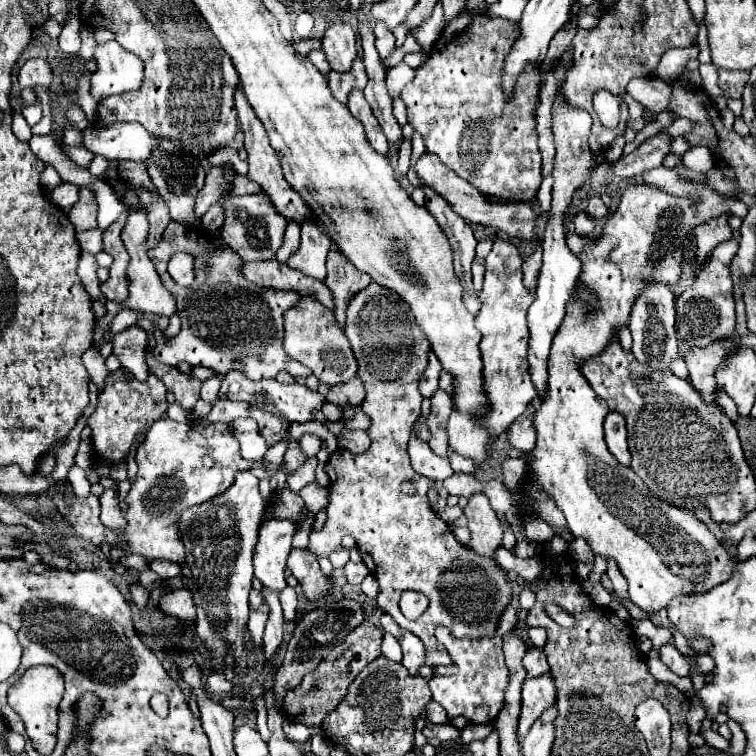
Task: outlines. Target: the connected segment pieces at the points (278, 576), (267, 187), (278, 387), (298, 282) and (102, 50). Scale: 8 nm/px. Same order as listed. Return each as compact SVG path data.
M270 519L260 525L254 549L254 577L268 589L282 591L286 587L284 567L292 549L296 527L292 521Z
M240 89L234 95L234 99L236 99L236 109L238 109L238 121L240 121L242 129L244 129L244 147L248 151L248 165L250 165L248 177L262 187L262 191L274 201L274 205L278 207L278 211L288 221L296 221L298 225L302 225L304 221L316 221L318 223L318 219L314 217L314 213L310 213L310 207L302 201L302 197L298 197L298 193L294 193L294 189L290 189L288 181L282 177L282 169L278 165L278 159L274 157L274 151L270 149L266 131L262 129L262 123L258 121L258 117L254 117L254 111L250 109L250 103L246 101L246 97L244 97L244 93Z
M228 373L222 379L222 387L220 387L220 399L232 399L232 401L246 401L250 407L268 411L280 419L286 419L290 423L306 423L306 421L314 421L314 413L322 411L326 399L320 391L310 391L306 385L300 383L278 383L276 379L262 379L262 381L250 381L248 377L244 377L242 373Z
M276 259L270 261L256 261L256 263L242 263L242 275L258 285L258 287L268 287L268 289L292 289L298 291L302 295L314 297L316 301L320 301L322 305L326 305L330 309L330 289L320 283L314 281L310 277L306 277L304 273L298 273L294 269L290 269L284 263L278 263Z
M118 43L96 45L94 59L98 63L92 75L92 95L96 101L102 101L106 95L134 91L142 85L142 61Z

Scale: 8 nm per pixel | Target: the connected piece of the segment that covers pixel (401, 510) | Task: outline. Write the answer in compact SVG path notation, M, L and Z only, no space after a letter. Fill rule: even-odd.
M370 283L362 293L356 293L346 309L346 327L344 333L352 343L352 351L358 361L358 377L362 379L366 387L366 399L362 403L362 411L372 419L372 427L368 431L372 439L372 447L364 455L354 455L346 449L336 449L330 455L330 461L326 463L326 473L330 477L330 505L328 505L328 519L320 531L310 533L308 551L312 551L318 557L328 557L334 549L340 547L344 535L352 535L358 543L360 555L370 569L370 573L380 583L380 595L376 599L378 607L384 613L390 613L394 621L402 627L412 631L426 647L426 665L448 665L450 657L446 649L436 641L434 631L438 625L448 627L454 637L492 637L496 633L498 617L504 611L506 605L512 601L512 585L506 581L506 571L492 561L486 561L486 557L478 557L476 553L466 551L450 531L450 527L430 509L428 503L428 491L434 487L434 481L418 475L408 457L408 439L414 421L420 417L420 405L422 395L418 393L418 381L428 365L428 349L430 341L416 325L416 319L402 297L398 297L394 291L380 287L378 283ZM412 479L416 485L416 495L408 497L400 491L400 485ZM406 589L414 589L424 593L430 599L428 609L414 621L408 621L400 607L400 595Z

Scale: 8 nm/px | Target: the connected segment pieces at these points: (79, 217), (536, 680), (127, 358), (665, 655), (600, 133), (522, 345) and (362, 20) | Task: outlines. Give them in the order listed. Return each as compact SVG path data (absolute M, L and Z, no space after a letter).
M79 187L79 200L68 212L76 232L98 228L96 191L92 187Z
M550 673L540 677L530 677L522 687L522 713L518 725L518 739L526 737L532 723L556 703L556 683Z
M132 325L122 333L114 335L112 345L114 345L114 355L122 363L122 369L132 373L138 381L146 381L150 375L146 365L146 355L144 355L146 331Z
M670 643L668 645L662 645L660 647L660 659L678 677L690 677L690 665L688 665L688 661L684 659L684 655L674 645L670 645Z
M622 101L622 121L618 123L616 129L606 129L604 125L600 125L600 121L594 121L592 135L590 135L590 149L596 151L596 153L604 151L614 141L614 137L618 137L620 133L624 133L626 121L628 121L628 105Z
M496 239L484 265L486 265L484 289L478 295L482 309L480 315L476 317L476 329L482 335L478 347L484 361L482 379L490 411L482 417L476 417L476 423L470 423L470 415L460 413L454 407L446 427L450 449L466 459L472 459L476 465L482 465L488 459L488 447L492 439L506 433L514 423L514 419L526 411L528 403L534 397L538 397L534 383L530 379L530 365L528 365L530 331L526 323L526 313L534 297L528 293L528 289L522 283L522 257L512 243Z
M358 9L356 13L358 17L358 31L362 35L362 49L364 49L364 65L366 65L366 73L368 73L368 85L364 89L364 97L370 103L384 135L388 137L388 143L392 147L398 147L402 141L402 129L392 113L392 99L386 91L384 79L386 79L386 71L380 65L380 57L378 51L374 47L374 35L372 35L372 21L366 19L364 11Z

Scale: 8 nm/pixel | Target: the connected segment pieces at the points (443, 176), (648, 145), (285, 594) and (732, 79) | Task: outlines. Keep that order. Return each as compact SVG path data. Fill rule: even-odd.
M424 151L412 165L418 181L422 185L428 185L434 193L438 193L440 197L444 197L448 201L448 205L460 215L464 217L464 221L468 223L482 223L482 225L490 225L496 227L512 237L524 237L524 239L532 239L534 237L534 229L536 229L536 215L532 211L532 207L528 203L490 203L488 197L478 195L478 191L472 189L472 185L468 181L462 181L454 171L446 169L446 165L442 165L442 161L434 155Z
M654 135L654 137L646 139L634 153L620 157L612 165L612 171L618 179L636 179L646 169L660 167L664 155L668 155L668 153L670 153L670 137Z
M286 587L282 593L280 593L280 605L282 605L282 611L284 611L284 621L292 623L296 619L296 591L292 587Z
M726 69L718 71L718 85L724 91L724 95L728 95L732 99L742 99L746 81L748 81L748 73L734 73L734 71L726 71Z

